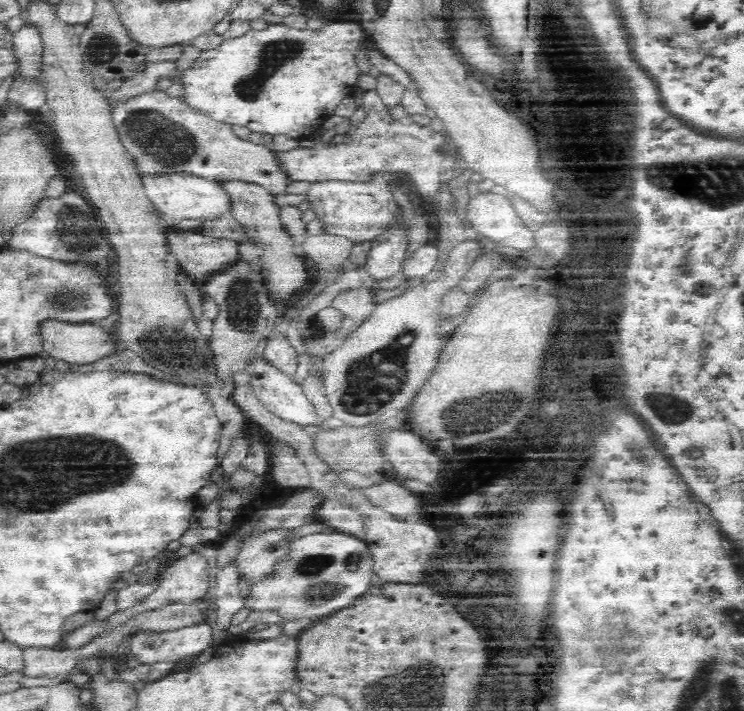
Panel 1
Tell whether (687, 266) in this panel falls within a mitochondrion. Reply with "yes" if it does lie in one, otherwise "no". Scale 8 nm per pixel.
yes

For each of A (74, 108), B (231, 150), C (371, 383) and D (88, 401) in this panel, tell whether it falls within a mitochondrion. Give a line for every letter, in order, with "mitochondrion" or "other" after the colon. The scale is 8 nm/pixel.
A: other
B: other
C: mitochondrion
D: other

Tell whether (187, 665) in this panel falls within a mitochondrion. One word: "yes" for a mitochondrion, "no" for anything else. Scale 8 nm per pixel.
no

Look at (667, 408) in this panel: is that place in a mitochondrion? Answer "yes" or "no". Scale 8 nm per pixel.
yes

